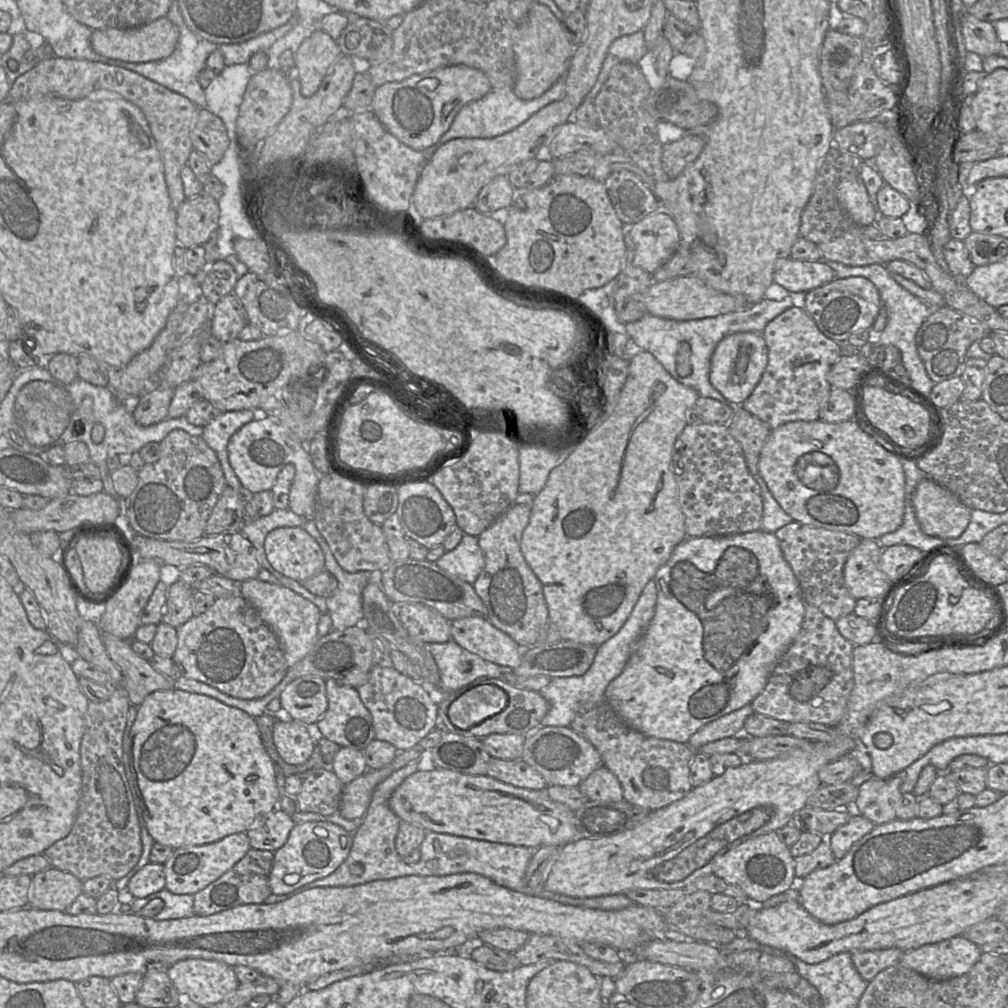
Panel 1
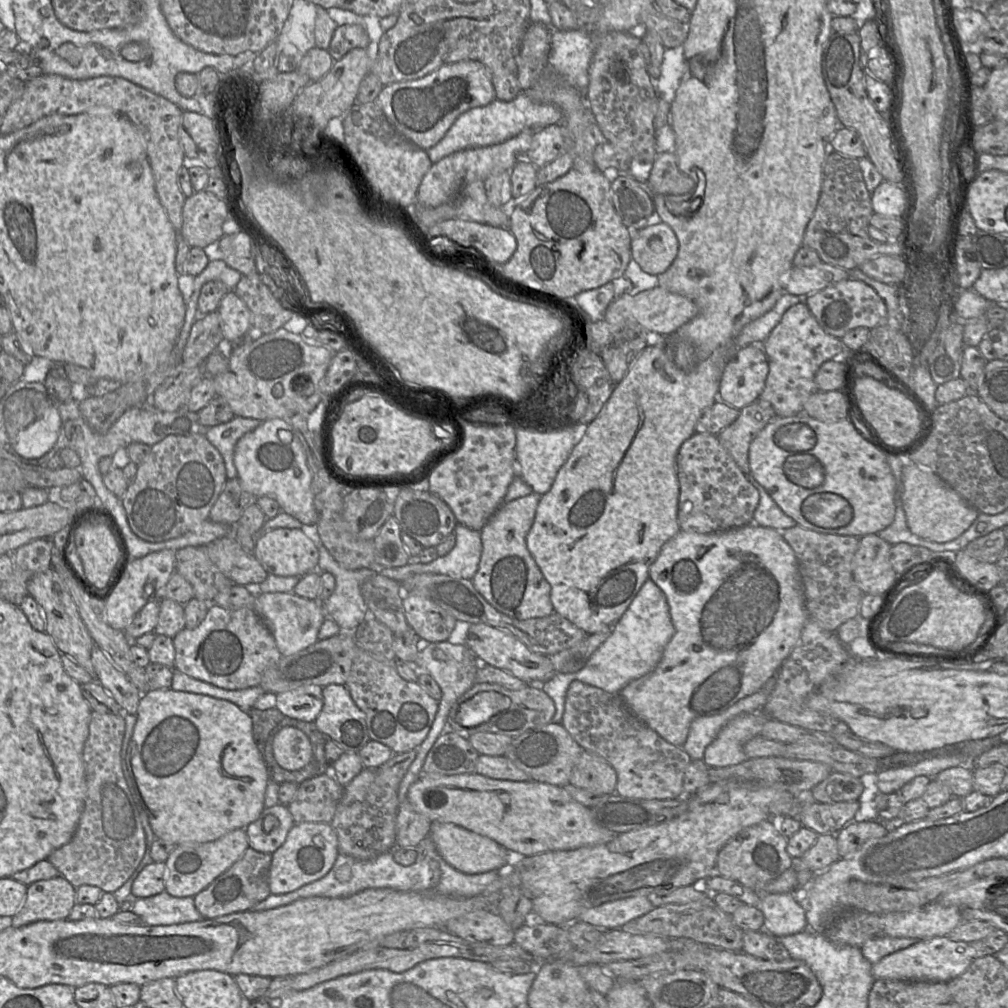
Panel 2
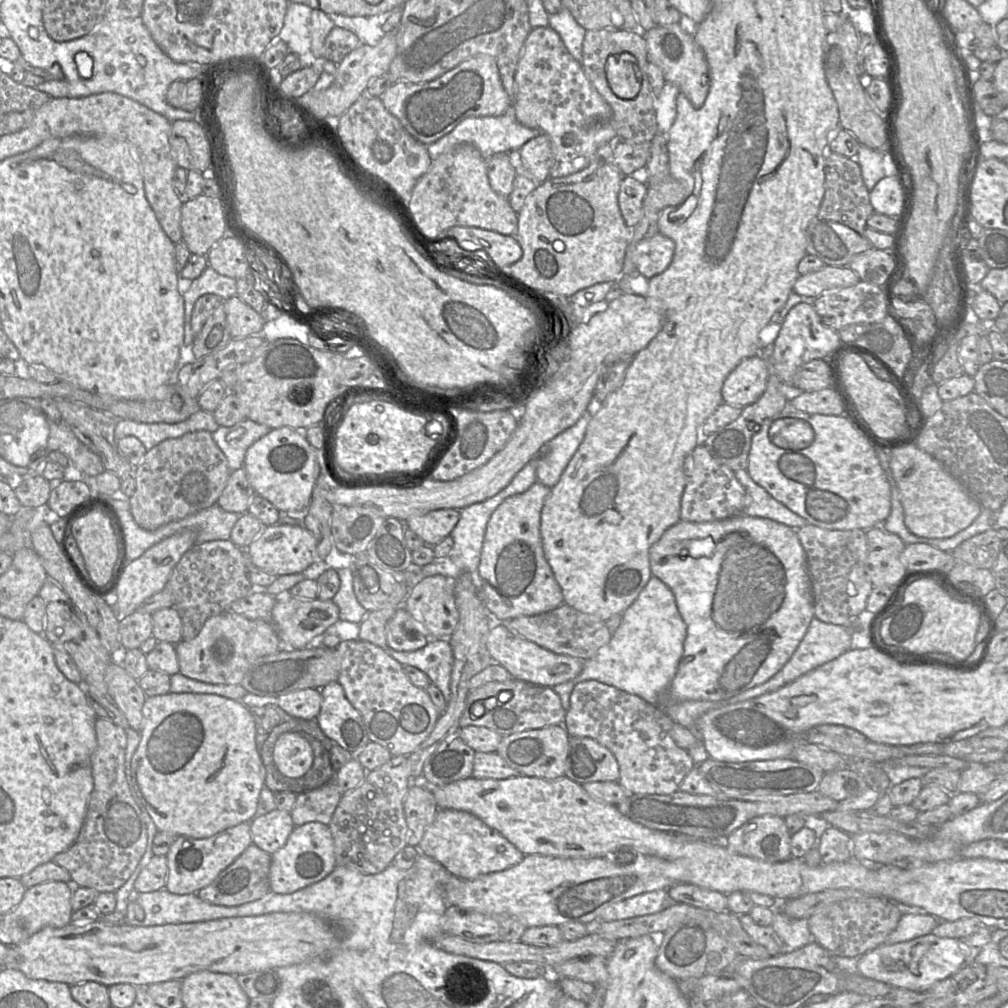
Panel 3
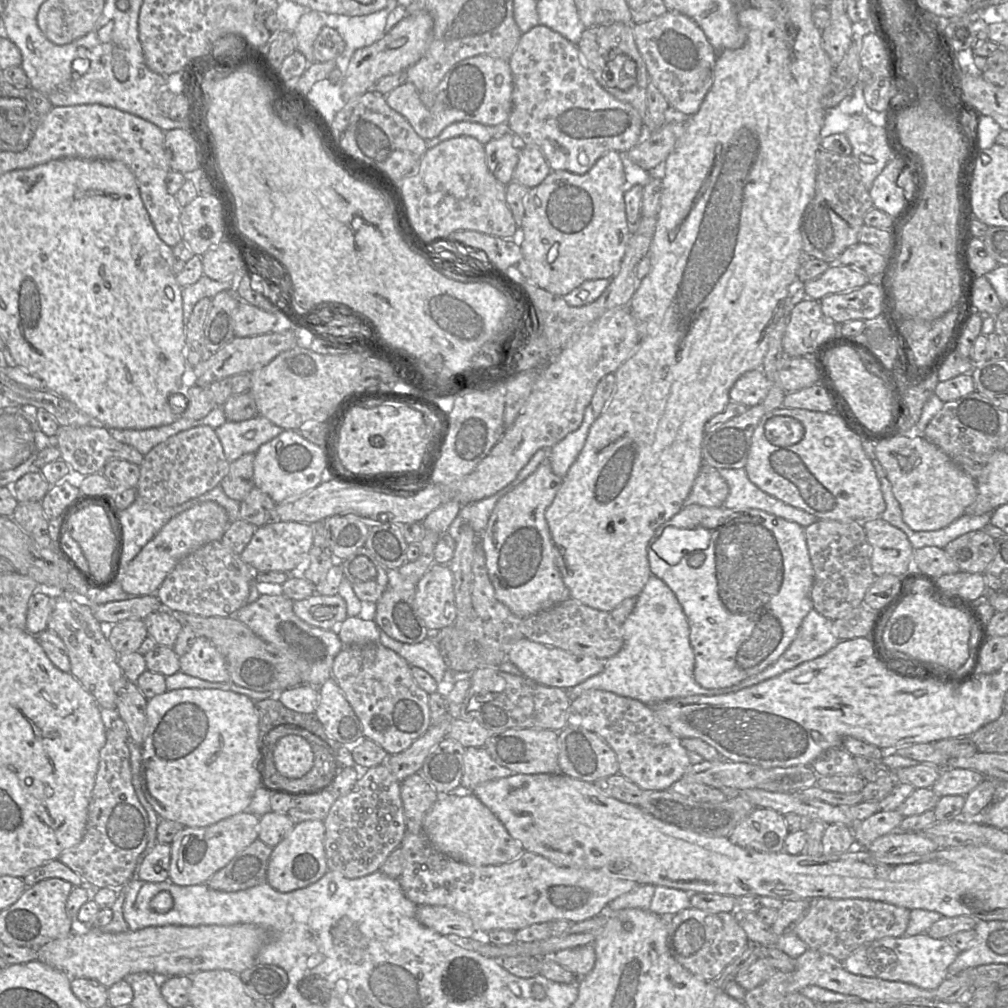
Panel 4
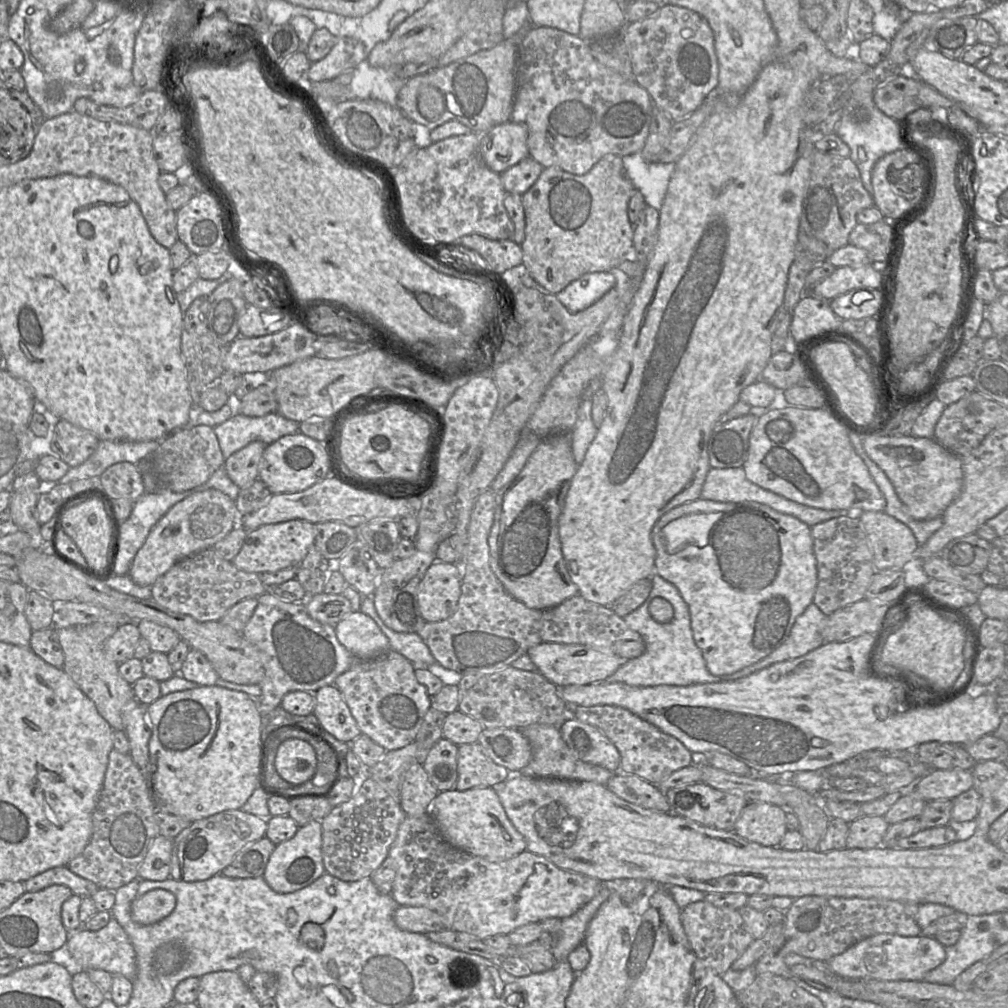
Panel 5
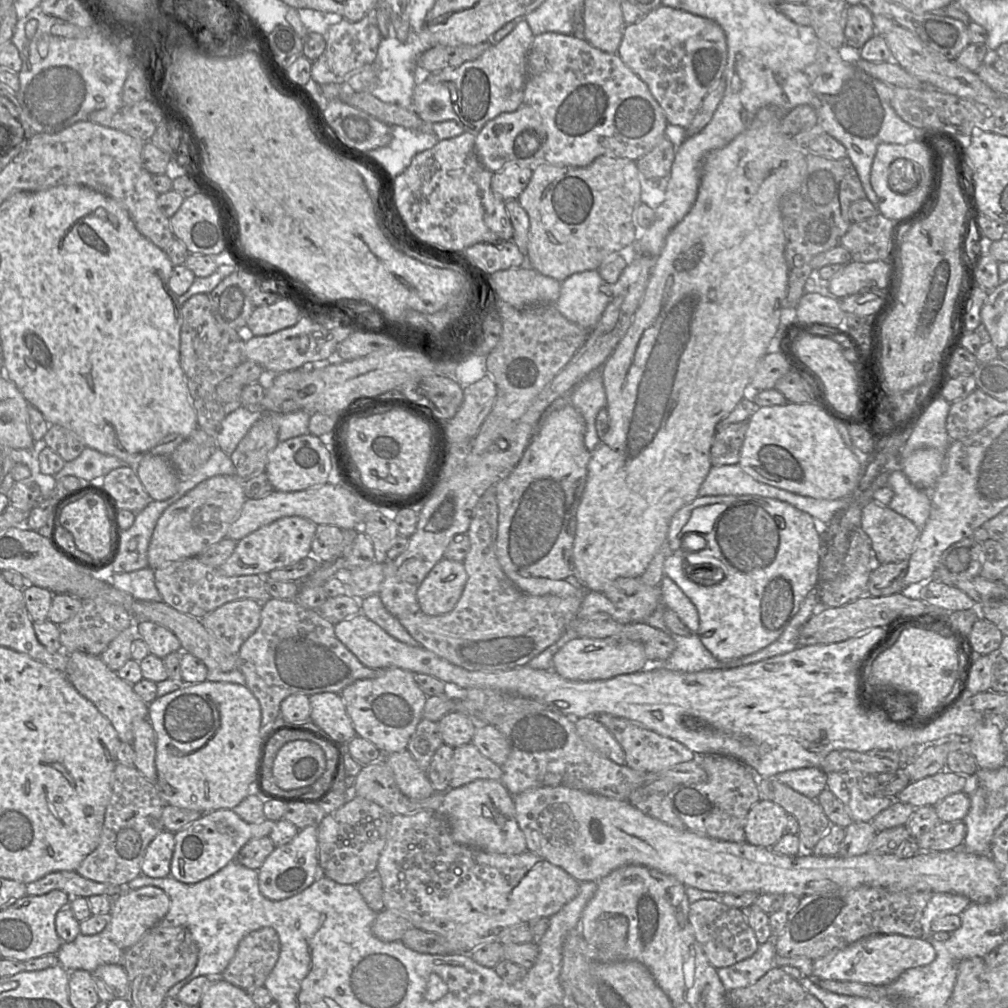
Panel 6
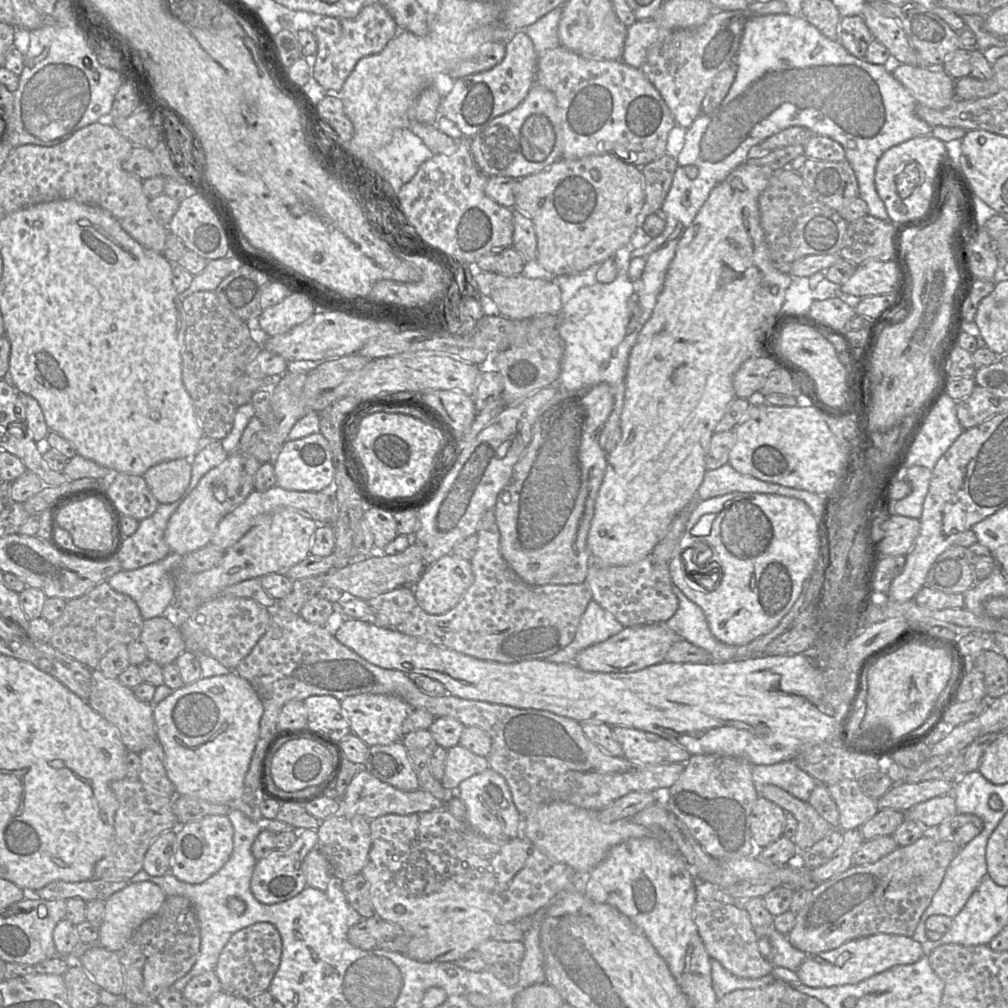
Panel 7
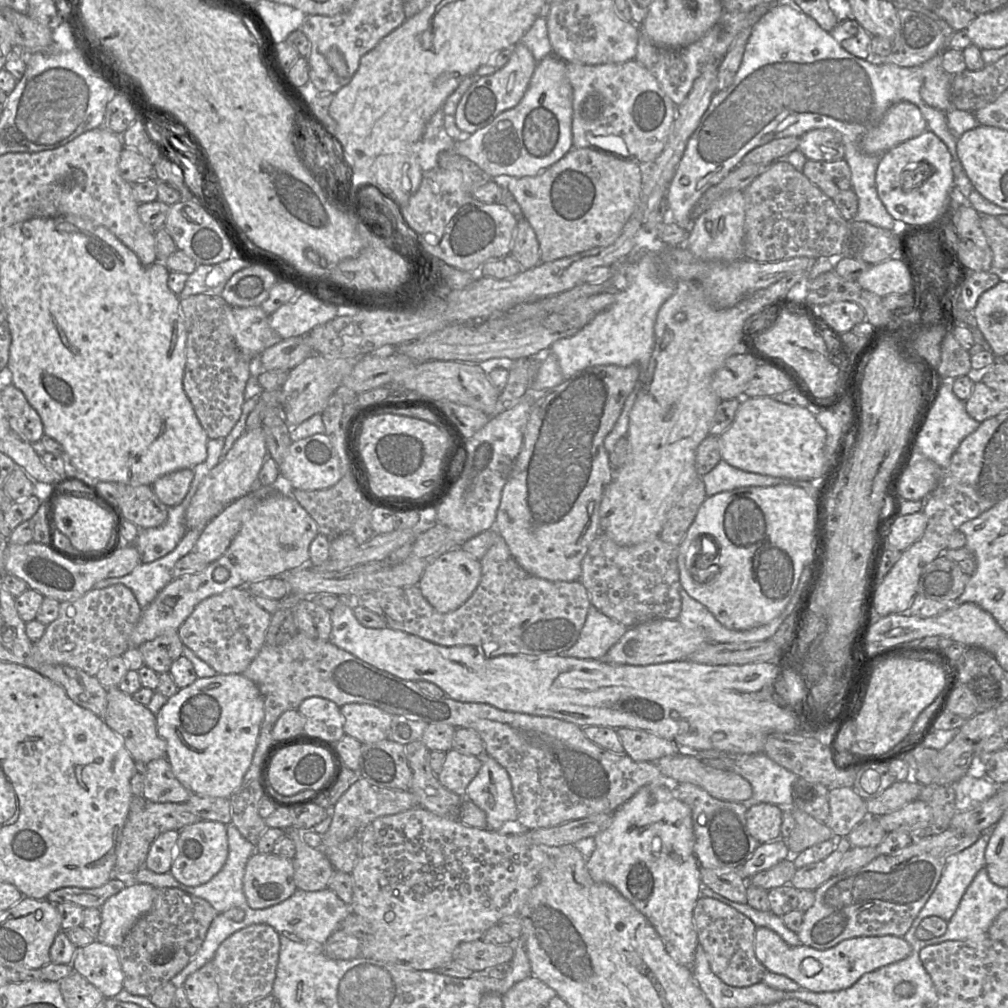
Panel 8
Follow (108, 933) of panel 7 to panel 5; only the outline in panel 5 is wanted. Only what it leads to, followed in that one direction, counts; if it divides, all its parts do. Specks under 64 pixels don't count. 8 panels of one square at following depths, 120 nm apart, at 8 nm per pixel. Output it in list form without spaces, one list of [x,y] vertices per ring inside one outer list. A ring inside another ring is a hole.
[[[153,889],[133,901],[131,917],[139,924],[149,925],[169,916],[175,906],[173,893],[166,889]]]

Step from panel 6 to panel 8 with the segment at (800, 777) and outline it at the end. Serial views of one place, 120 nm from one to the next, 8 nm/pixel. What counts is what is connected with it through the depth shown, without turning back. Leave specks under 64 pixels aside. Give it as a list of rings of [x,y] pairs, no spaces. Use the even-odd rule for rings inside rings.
[[[765,753],[734,755],[733,772],[745,778],[752,787],[752,796],[744,800],[749,807],[771,803],[779,807],[792,806],[792,785],[799,777],[770,759]]]

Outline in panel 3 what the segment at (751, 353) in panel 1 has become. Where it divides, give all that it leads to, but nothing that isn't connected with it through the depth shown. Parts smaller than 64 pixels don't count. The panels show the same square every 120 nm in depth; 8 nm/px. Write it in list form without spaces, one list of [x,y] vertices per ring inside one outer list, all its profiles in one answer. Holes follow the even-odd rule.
[[[761,355],[745,358],[724,381],[723,403],[740,408],[755,403],[764,393],[768,378],[769,366]]]

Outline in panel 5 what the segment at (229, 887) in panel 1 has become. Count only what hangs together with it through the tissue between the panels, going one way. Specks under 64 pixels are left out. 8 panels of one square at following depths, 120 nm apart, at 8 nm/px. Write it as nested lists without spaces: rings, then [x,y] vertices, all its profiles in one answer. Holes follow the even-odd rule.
[[[265,836],[246,845],[236,854],[233,861],[223,869],[221,874],[229,878],[239,879],[263,876],[275,846]]]

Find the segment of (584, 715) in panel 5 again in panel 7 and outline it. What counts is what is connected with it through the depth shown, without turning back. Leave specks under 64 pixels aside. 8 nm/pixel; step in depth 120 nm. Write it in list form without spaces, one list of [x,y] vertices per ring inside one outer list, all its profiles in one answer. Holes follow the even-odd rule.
[[[623,726],[611,727],[628,760],[645,764],[685,764],[691,756],[683,747],[657,734]]]

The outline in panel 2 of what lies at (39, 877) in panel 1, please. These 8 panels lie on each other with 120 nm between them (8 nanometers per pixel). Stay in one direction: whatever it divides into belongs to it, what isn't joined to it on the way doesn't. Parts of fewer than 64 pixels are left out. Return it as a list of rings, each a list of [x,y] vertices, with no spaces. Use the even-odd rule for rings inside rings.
[[[62,875],[35,881],[27,886],[25,899],[16,914],[12,916],[11,926],[18,928],[40,920],[66,919],[75,904],[76,888]]]

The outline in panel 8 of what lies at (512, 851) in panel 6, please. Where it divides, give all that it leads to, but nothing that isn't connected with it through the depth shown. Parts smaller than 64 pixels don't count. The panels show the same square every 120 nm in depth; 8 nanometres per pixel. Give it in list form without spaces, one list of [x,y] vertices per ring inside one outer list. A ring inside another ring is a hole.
[[[482,756],[482,766],[467,786],[465,797],[485,812],[490,830],[499,831],[506,822],[517,820],[509,774],[490,756]]]

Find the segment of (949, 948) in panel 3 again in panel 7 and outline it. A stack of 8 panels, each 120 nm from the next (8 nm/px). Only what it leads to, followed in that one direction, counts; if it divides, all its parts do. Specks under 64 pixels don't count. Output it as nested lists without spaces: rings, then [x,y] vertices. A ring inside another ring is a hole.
[[[875,934],[850,940],[829,951],[807,954],[796,973],[802,984],[814,988],[855,984],[893,966],[913,964],[923,955],[921,944],[912,937],[897,934]]]

